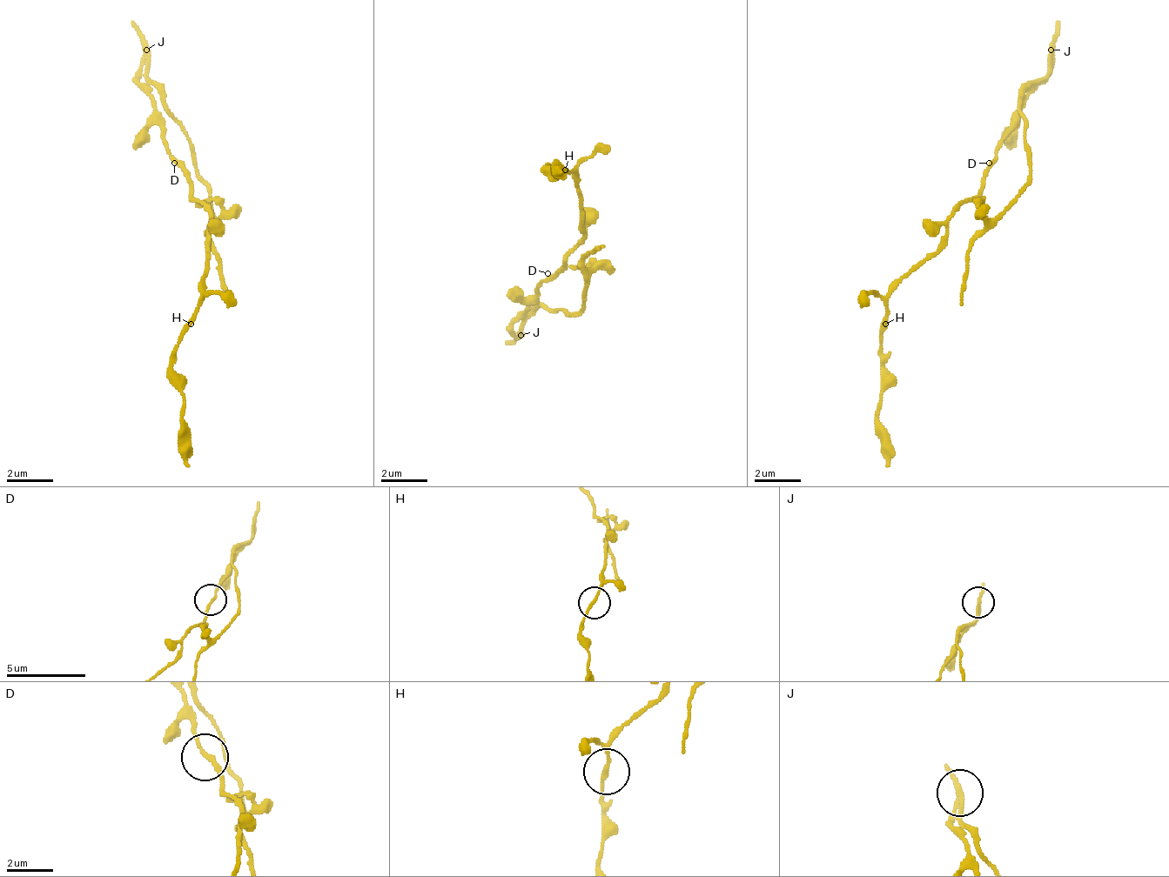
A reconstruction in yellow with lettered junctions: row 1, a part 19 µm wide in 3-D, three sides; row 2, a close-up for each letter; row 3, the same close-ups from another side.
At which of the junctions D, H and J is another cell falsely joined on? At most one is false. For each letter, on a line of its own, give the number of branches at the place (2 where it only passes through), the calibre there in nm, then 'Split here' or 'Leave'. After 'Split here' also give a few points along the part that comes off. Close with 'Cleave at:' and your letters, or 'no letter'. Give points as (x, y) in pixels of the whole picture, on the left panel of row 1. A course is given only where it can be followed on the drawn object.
D: Branches: 2. Thickness 170 nm. Leave
H: Branches: 2. Thickness 170 nm. Leave
J: Branches: 2. Thickness 180 nm. Split here. Course of the part to remove: (145, 48), (145, 76), (162, 94), (203, 185), (231, 306)
Cleave at: J

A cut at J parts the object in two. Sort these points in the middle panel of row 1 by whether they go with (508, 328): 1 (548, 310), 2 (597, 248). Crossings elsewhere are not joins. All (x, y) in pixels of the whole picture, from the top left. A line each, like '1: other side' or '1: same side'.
1: other side
2: other side

